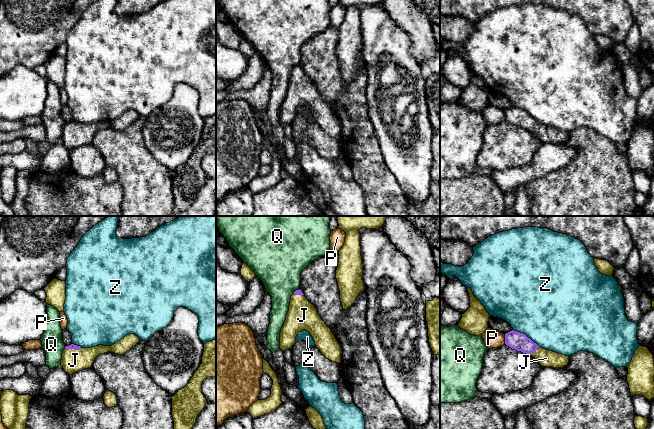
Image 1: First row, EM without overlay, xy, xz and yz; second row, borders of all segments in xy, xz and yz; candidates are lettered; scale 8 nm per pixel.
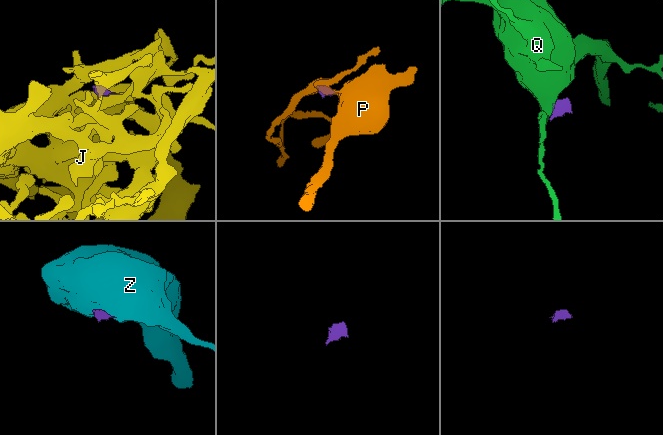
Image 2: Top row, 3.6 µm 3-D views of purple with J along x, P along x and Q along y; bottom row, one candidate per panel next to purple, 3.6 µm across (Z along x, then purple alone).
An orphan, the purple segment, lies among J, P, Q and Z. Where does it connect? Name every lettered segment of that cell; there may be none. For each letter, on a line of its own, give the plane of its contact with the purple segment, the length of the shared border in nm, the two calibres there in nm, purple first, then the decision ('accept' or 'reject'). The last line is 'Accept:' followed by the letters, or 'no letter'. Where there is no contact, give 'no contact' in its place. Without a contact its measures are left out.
J: yz | 110 nm | 140/140 nm | accept
P: yz | 80 nm | 140/140 nm | reject
Q: xz | 60 nm | 50/380 nm | reject
Z: yz | 260 nm | 140/500 nm | reject
Accept: J

